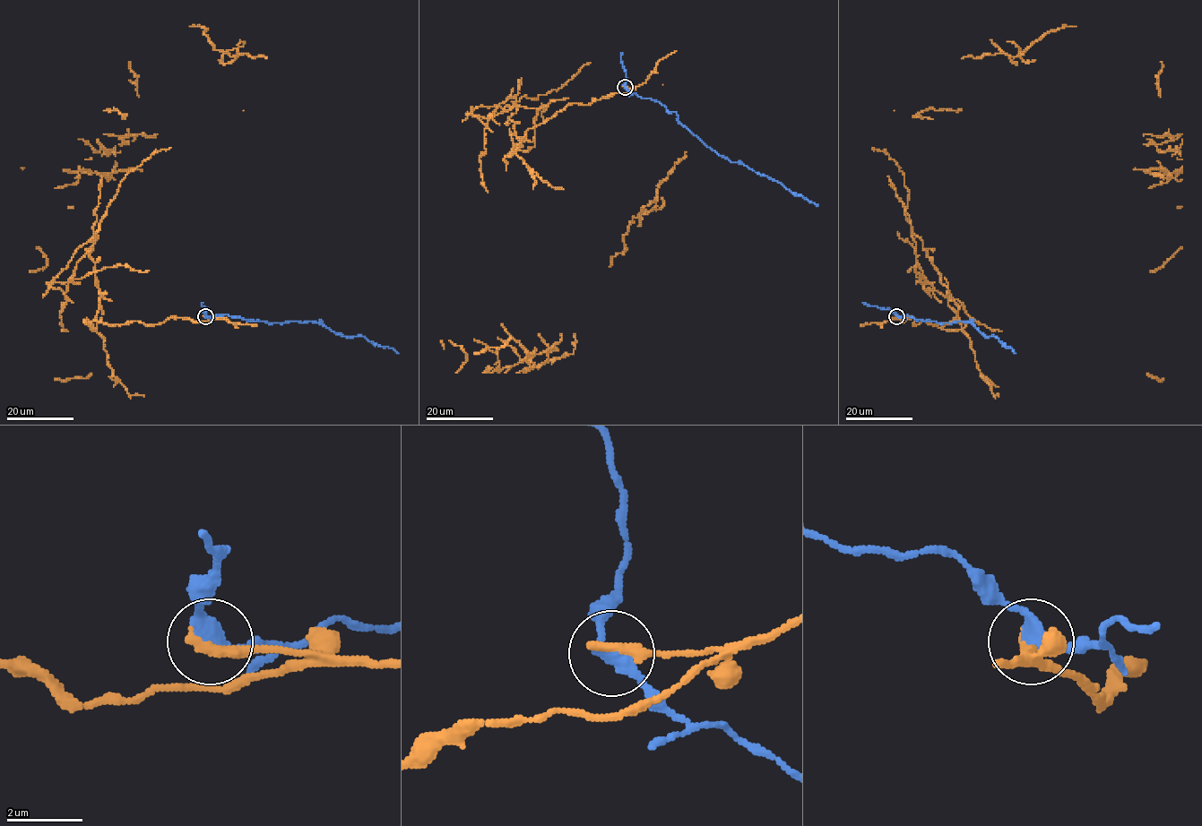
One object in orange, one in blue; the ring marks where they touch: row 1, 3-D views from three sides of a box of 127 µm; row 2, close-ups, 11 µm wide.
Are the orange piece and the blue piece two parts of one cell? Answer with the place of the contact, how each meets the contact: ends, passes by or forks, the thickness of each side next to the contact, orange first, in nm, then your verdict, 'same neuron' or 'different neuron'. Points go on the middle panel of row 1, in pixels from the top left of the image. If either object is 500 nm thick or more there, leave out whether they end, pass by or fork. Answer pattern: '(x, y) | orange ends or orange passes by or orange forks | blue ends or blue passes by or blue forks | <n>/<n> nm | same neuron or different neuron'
(625, 87) | orange ends | blue passes by | 360/360 nm | different neuron

